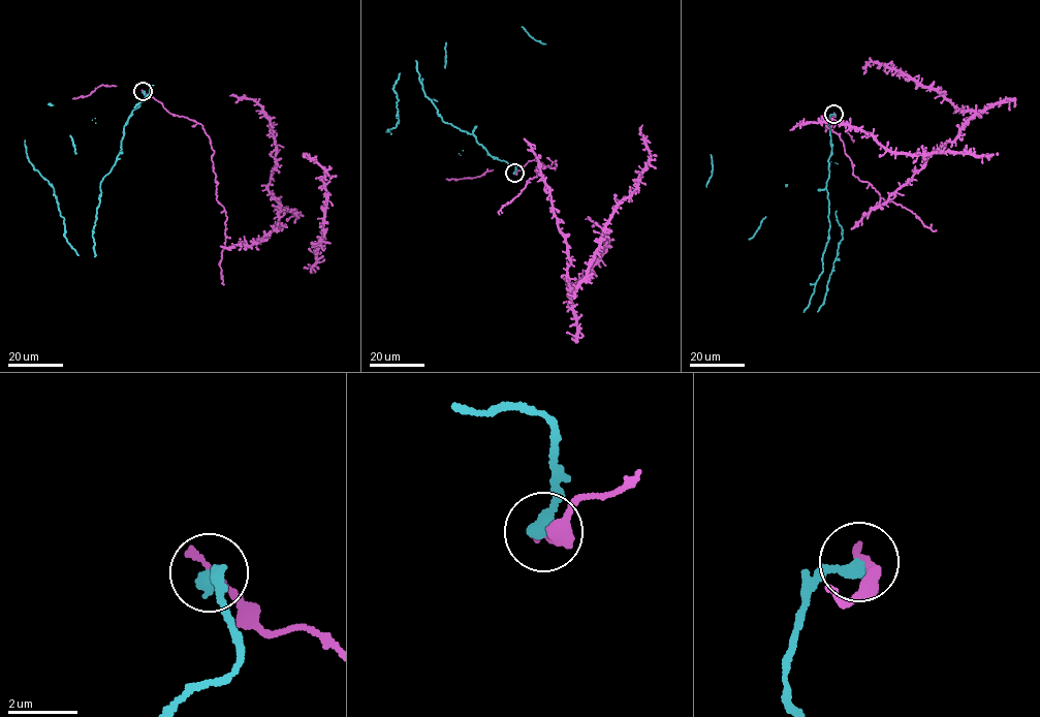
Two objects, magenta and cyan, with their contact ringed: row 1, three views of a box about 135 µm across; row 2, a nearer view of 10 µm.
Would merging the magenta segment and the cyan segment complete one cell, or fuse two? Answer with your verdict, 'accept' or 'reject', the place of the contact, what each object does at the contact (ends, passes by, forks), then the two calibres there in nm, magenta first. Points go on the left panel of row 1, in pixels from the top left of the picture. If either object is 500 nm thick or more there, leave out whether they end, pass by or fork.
reject; place (143, 91); magenta ends; cyan ends; calibres 190 and 440 nm

